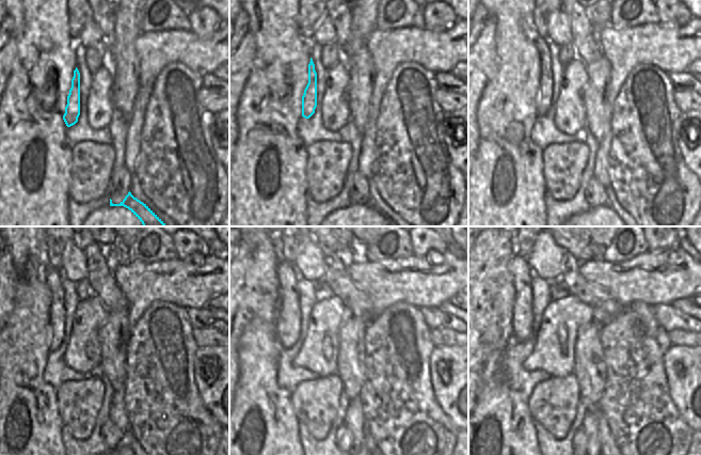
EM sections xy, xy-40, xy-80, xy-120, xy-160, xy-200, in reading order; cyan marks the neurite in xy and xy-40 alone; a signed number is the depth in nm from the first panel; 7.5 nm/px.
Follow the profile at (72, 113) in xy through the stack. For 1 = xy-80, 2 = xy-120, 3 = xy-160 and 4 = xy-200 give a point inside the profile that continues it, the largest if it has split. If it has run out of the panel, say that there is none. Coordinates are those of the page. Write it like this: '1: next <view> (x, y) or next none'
1: next xy-80 (546, 89)
2: next xy-120 (61, 329)
3: next xy-160 (288, 320)
4: next xy-200 (523, 322)

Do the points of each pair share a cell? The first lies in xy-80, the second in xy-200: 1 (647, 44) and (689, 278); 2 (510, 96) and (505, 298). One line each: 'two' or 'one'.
1: one
2: two

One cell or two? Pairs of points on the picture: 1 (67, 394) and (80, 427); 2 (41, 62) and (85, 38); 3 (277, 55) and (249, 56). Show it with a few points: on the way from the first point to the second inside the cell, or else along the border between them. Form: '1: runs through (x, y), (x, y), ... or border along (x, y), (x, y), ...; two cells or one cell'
1: runs through (76, 403), (80, 419); one cell
2: border along (77, 37), (81, 44); two cells
3: border along (250, 31), (254, 36), (254, 61), (248, 80); two cells

